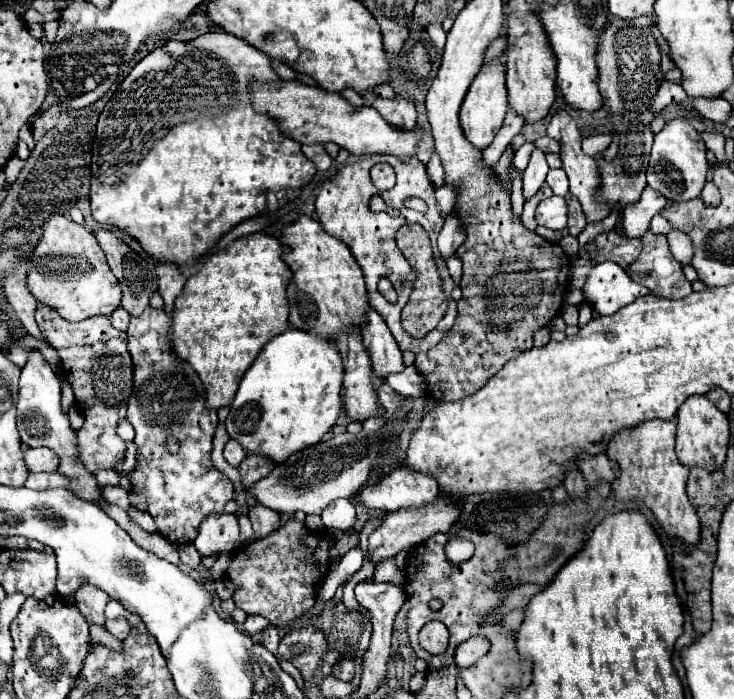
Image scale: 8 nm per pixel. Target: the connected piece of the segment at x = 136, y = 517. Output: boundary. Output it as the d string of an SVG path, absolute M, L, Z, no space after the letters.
M130 506L130 508L126 510L126 514L128 514L130 520L134 520L144 532L148 532L148 534L158 534L158 526L154 524L154 520L152 520L152 516L150 516L148 512L142 512L142 510Z

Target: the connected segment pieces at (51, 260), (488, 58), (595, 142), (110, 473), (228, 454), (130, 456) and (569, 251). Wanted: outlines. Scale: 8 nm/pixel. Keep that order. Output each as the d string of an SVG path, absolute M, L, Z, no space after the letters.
M54 214L42 226L42 236L30 260L26 278L30 294L44 306L56 310L68 322L80 322L92 316L110 316L122 298L116 276L106 264L106 256L90 230L74 220Z
M498 36L496 40L492 40L492 42L490 42L490 46L488 46L488 48L486 48L486 52L484 52L484 62L482 62L482 68L484 68L484 64L490 64L494 58L504 58L506 46L508 46L506 36Z
M610 131L590 135L582 139L583 152L593 157L595 154L603 152L612 142L612 133Z
M108 468L108 470L98 470L96 478L98 478L100 486L106 486L106 484L118 484L120 474L114 468Z
M230 440L224 448L224 460L230 464L230 466L238 466L242 460L246 458L242 446L236 442L236 440Z
M126 442L126 454L122 468L118 470L121 474L129 474L136 465L137 448L134 442Z
M571 235L563 237L560 241L560 246L569 257L575 258L578 256L579 244L577 237Z

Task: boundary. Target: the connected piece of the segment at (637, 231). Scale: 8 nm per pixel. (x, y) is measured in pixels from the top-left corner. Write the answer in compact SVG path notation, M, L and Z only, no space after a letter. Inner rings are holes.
M646 186L640 200L636 204L628 204L622 212L620 226L622 226L624 236L626 238L640 238L648 230L650 220L664 208L666 202L668 200L660 192Z

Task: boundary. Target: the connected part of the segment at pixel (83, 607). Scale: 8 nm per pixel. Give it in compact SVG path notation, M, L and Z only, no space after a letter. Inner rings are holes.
M82 584L82 588L78 588L78 592L74 594L74 600L76 600L76 606L78 606L80 614L90 624L96 624L96 626L104 628L104 608L106 608L106 604L110 600L106 596L106 592L98 590L94 586Z

